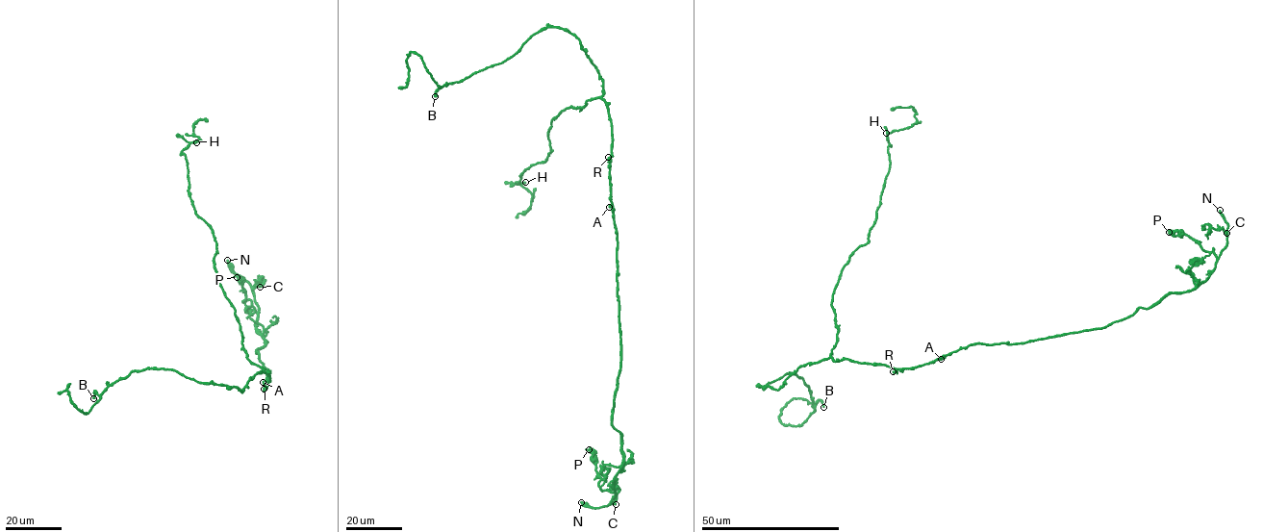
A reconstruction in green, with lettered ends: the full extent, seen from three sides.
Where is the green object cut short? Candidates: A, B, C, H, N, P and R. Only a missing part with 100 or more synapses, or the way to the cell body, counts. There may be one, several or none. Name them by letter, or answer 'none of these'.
N

